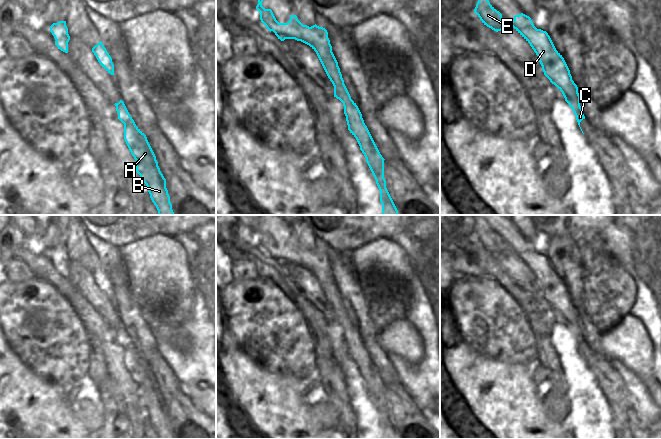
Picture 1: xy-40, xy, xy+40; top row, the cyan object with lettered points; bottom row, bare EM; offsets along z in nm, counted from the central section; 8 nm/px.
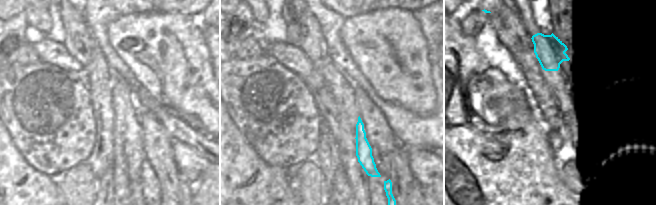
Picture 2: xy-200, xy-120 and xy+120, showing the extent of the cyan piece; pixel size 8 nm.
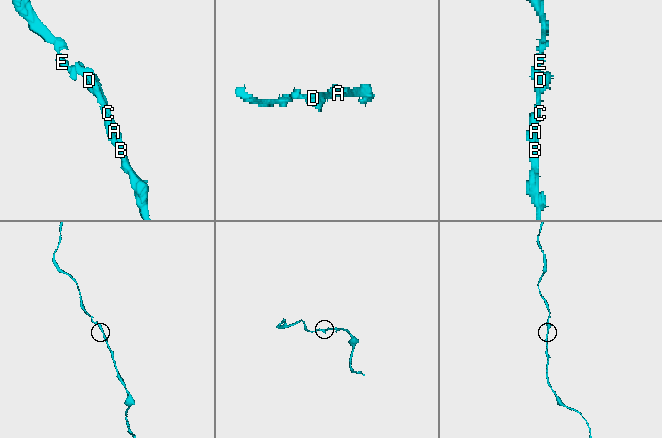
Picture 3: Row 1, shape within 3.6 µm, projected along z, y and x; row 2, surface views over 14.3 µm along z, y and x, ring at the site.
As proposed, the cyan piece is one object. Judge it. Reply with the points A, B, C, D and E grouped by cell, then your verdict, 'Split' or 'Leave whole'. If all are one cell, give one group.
Groups: A B C D E. Leave whole.

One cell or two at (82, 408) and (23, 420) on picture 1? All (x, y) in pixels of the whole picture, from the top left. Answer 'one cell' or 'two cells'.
two cells

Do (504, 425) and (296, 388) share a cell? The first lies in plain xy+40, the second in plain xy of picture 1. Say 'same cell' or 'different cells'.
same cell

